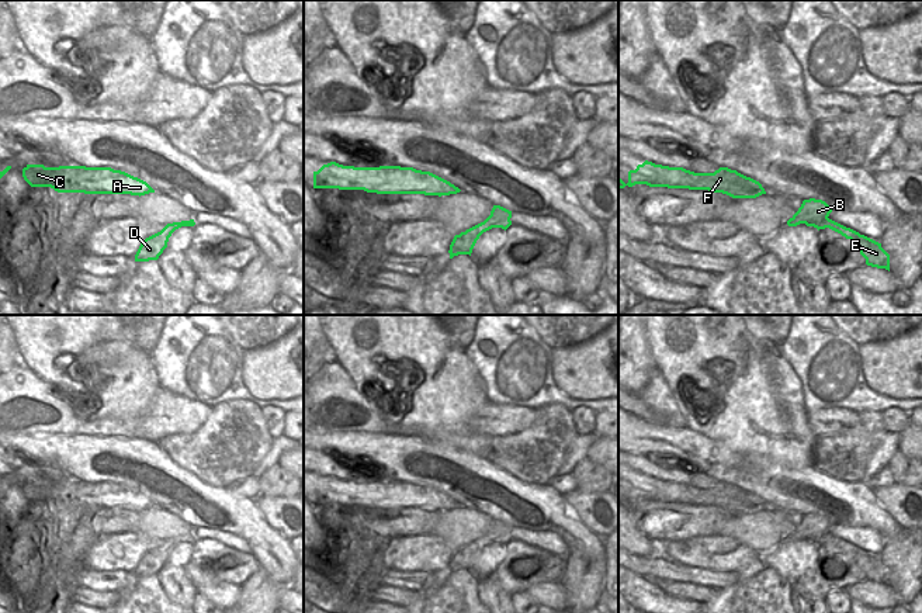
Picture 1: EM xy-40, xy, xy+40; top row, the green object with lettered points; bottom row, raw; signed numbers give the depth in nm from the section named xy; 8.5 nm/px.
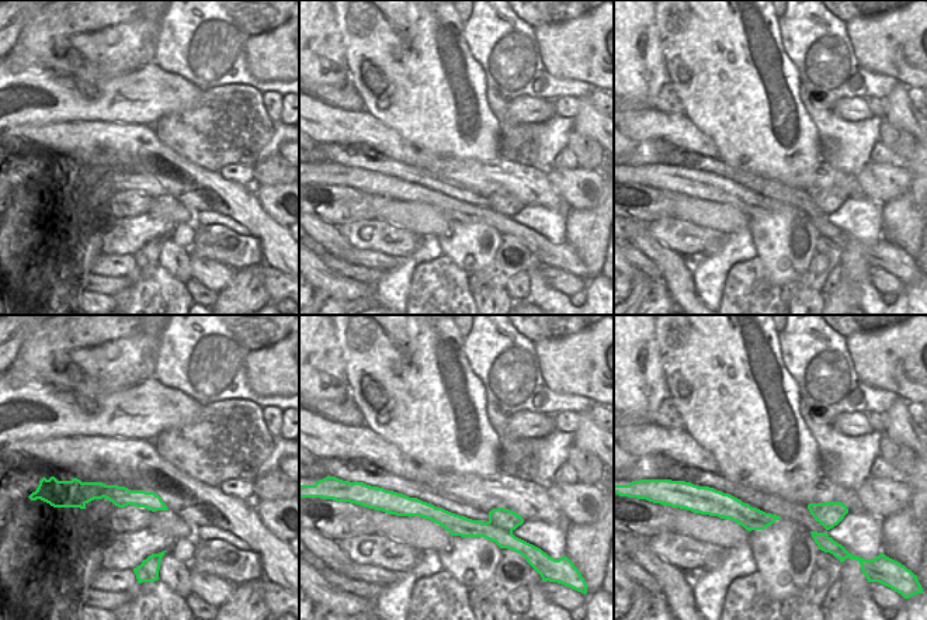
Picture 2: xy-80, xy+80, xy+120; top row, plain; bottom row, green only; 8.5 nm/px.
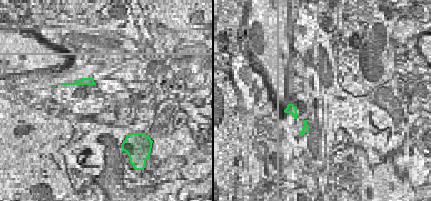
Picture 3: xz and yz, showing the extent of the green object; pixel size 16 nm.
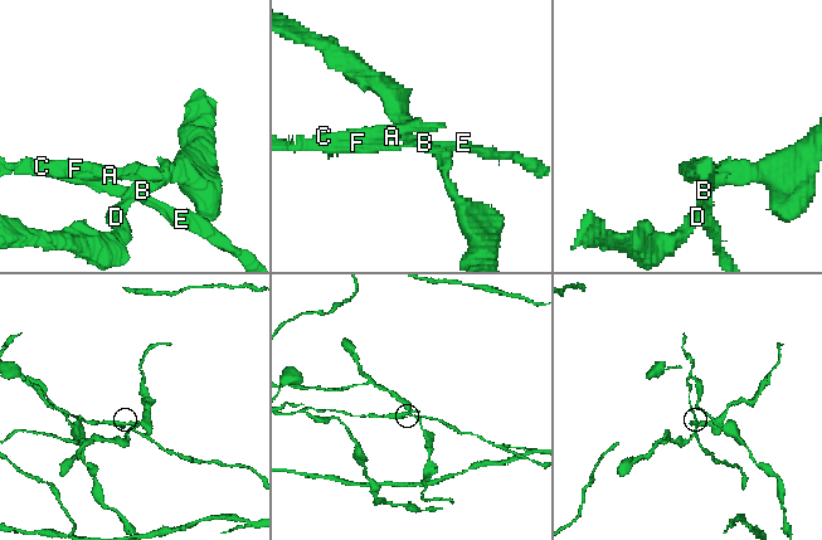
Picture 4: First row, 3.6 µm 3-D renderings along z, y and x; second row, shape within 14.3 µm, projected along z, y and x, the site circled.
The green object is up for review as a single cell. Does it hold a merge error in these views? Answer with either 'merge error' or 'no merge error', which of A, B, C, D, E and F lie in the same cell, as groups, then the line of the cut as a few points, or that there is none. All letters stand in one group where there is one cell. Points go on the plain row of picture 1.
merge error; A C E F / B D; cut in xy+40 along (800, 522), (800, 527), (807, 532), (804, 537)

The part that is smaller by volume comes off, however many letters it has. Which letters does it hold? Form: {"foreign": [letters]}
{"foreign": ["B", "D"]}

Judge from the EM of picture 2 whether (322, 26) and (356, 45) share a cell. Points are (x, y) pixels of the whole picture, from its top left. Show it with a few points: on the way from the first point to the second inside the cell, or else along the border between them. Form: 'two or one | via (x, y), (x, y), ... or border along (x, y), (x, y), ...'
two | border along (333, 14), (343, 41), (344, 61), (350, 70)

